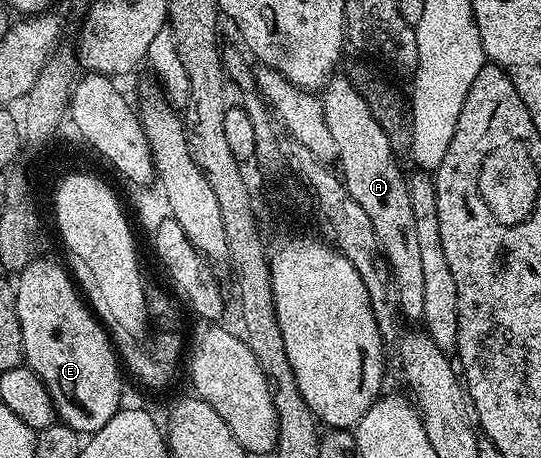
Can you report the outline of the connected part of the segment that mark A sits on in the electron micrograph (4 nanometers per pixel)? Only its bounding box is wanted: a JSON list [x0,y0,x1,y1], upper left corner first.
[321,74,425,322]

